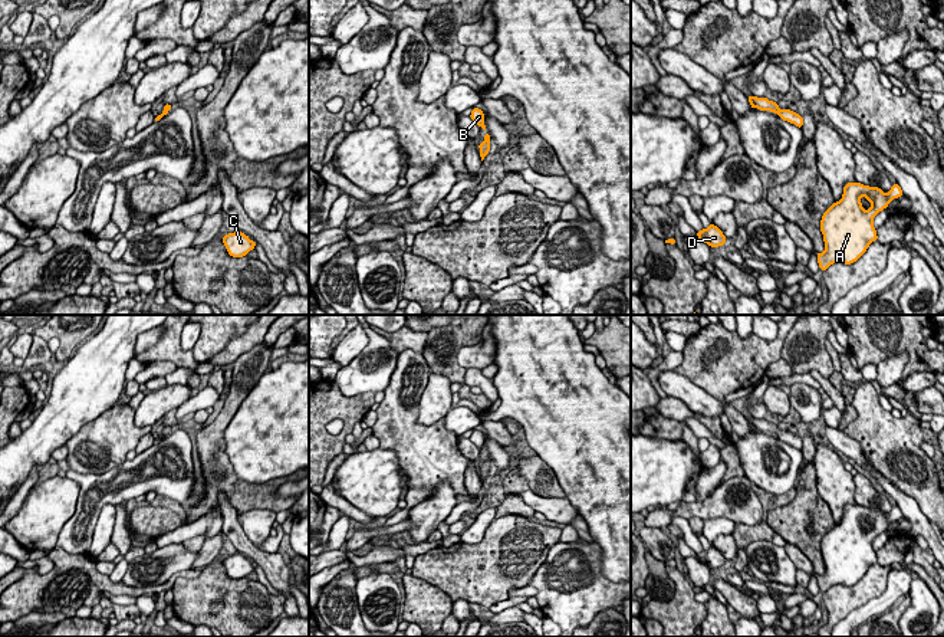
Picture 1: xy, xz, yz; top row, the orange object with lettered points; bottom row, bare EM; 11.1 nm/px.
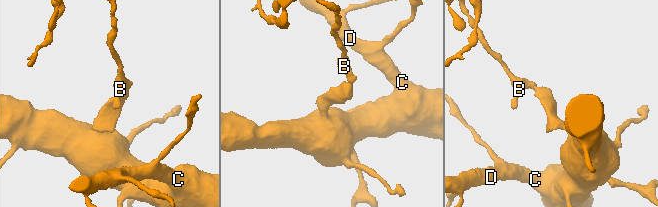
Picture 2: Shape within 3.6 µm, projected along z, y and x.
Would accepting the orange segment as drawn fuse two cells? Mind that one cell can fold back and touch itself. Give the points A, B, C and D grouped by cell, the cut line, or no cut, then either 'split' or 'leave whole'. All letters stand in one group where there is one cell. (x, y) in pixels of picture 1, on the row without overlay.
groups A B C D; cut none; leave whole

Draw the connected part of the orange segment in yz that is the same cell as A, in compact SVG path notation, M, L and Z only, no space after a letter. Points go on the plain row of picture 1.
M858 503L846 505L842 521L820 542L825 564L825 572L816 575L820 592L833 585L851 587L862 579L869 567L878 562L874 539L898 519L902 519L898 505L888 515Z

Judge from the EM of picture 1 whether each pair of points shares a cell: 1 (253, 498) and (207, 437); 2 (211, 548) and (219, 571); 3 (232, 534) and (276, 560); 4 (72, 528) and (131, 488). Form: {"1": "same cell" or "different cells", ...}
{"1": "same cell", "2": "different cells", "3": "same cell", "4": "same cell"}

